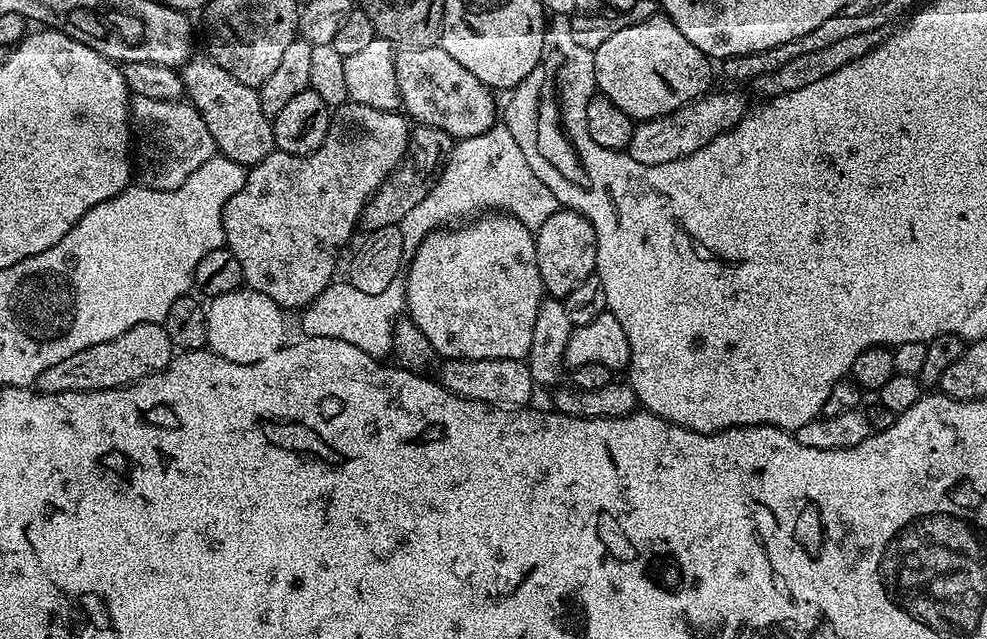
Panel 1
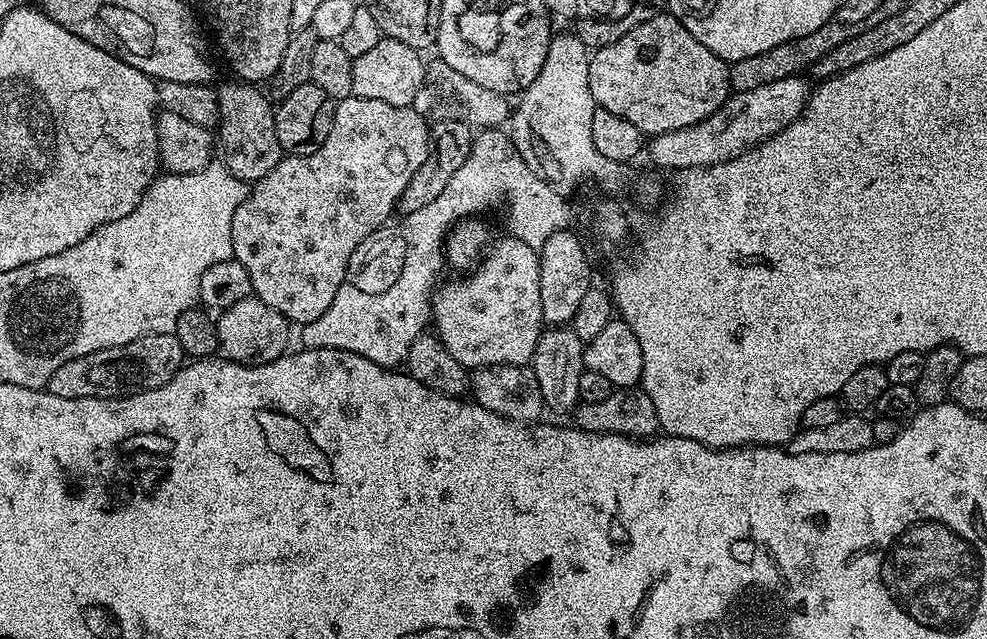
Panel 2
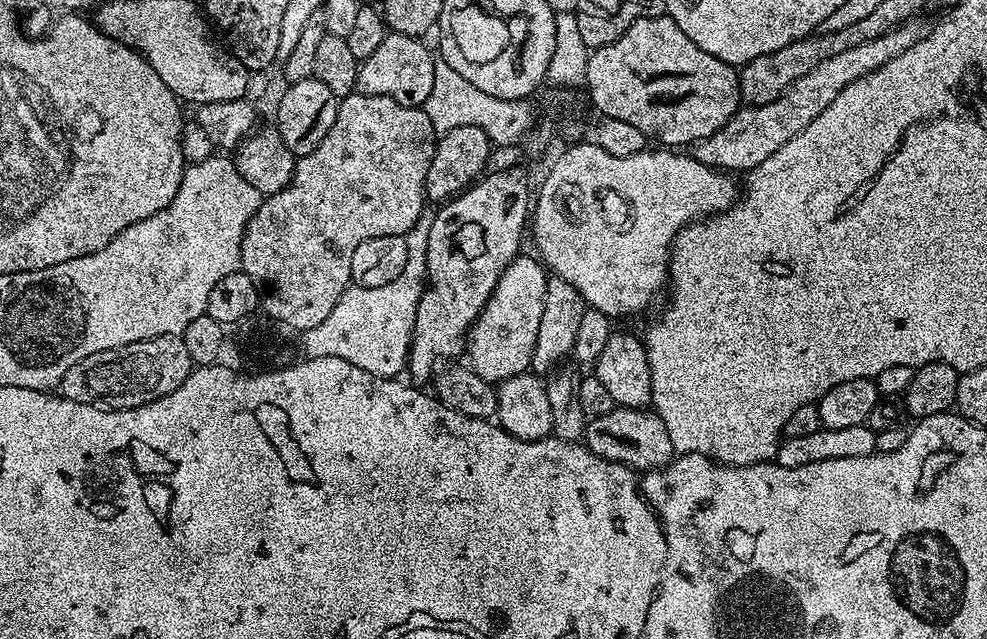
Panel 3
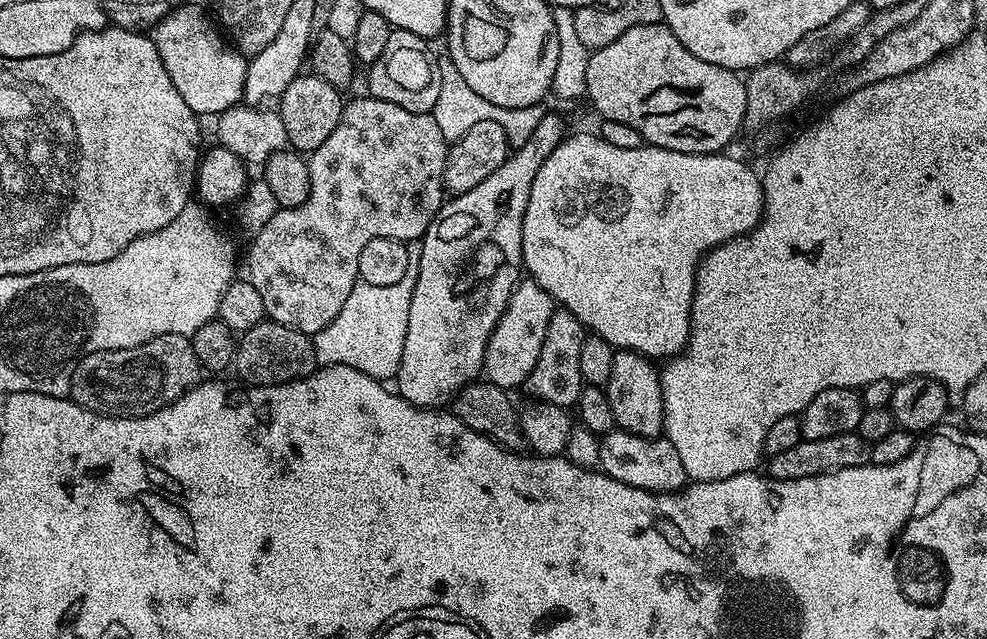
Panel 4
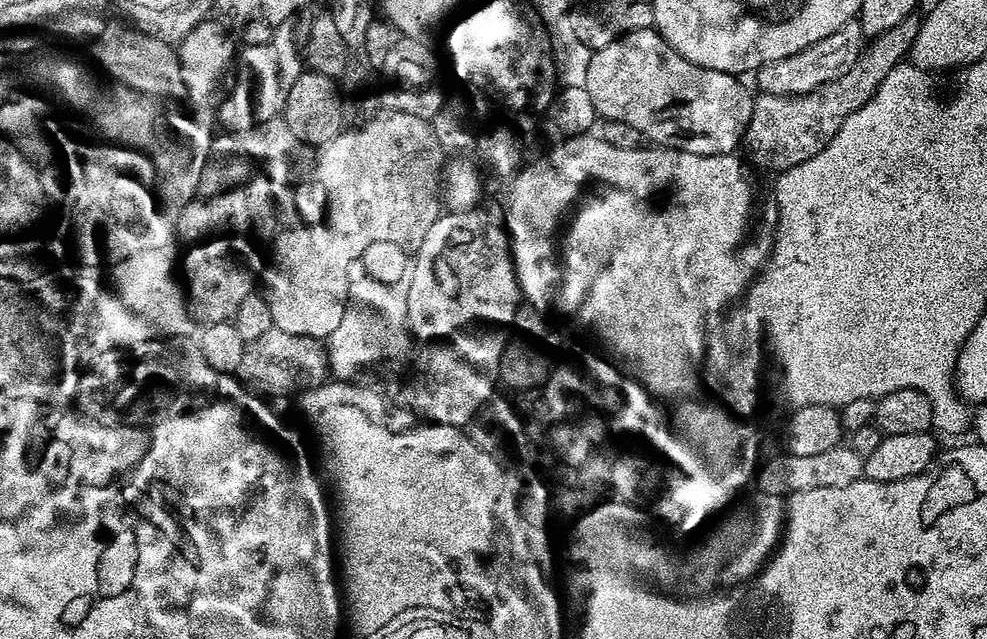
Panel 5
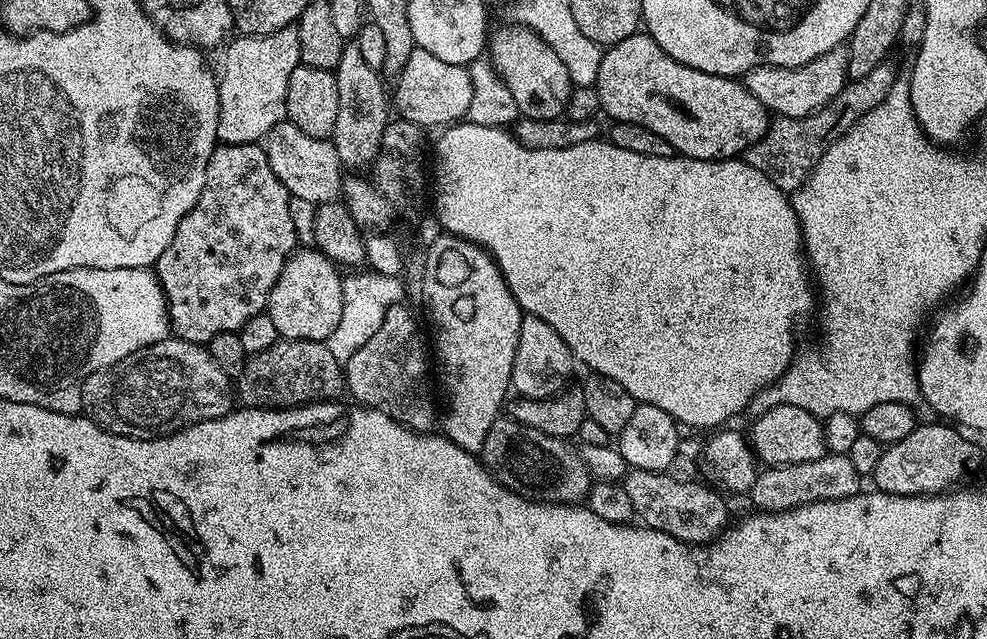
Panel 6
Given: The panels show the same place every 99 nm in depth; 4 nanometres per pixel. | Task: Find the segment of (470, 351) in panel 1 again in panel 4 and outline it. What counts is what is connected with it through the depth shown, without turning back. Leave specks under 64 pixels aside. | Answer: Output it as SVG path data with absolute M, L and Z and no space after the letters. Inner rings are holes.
M531 278L521 279L512 292L507 310L502 314L498 326L494 326L488 339L483 371L487 383L505 390L519 389L523 385L542 354L546 326L550 326L553 311L552 296L546 294L546 290L542 290L542 286L538 286Z

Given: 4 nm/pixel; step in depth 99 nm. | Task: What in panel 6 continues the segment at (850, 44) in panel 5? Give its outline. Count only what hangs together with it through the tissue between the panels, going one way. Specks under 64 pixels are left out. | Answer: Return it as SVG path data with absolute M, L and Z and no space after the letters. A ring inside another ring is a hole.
M844 46L830 50L826 54L814 58L814 62L806 62L797 68L779 68L763 64L745 72L742 77L744 87L750 90L750 94L754 94L754 98L758 98L758 102L762 102L762 106L768 108L769 113L786 118L804 118L814 114L822 106L830 103L844 89L844 85L848 81L848 50Z

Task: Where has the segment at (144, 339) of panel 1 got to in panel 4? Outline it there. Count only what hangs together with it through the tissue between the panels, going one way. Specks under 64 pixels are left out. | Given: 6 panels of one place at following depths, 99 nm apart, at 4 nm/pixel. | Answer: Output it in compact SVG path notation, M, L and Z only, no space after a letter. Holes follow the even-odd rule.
M162 334L133 348L95 352L82 358L72 375L70 396L77 404L103 416L145 416L173 404L201 380L202 369L191 339Z

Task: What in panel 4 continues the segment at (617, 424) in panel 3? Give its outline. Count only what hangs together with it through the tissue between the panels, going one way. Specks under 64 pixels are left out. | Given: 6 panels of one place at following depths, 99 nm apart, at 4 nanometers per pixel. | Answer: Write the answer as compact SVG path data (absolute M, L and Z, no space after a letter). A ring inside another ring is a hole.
M613 430L599 437L600 463L599 471L605 472L618 482L638 486L647 492L678 492L685 487L689 479L688 471L678 458L678 450L666 438L649 438L633 432Z

